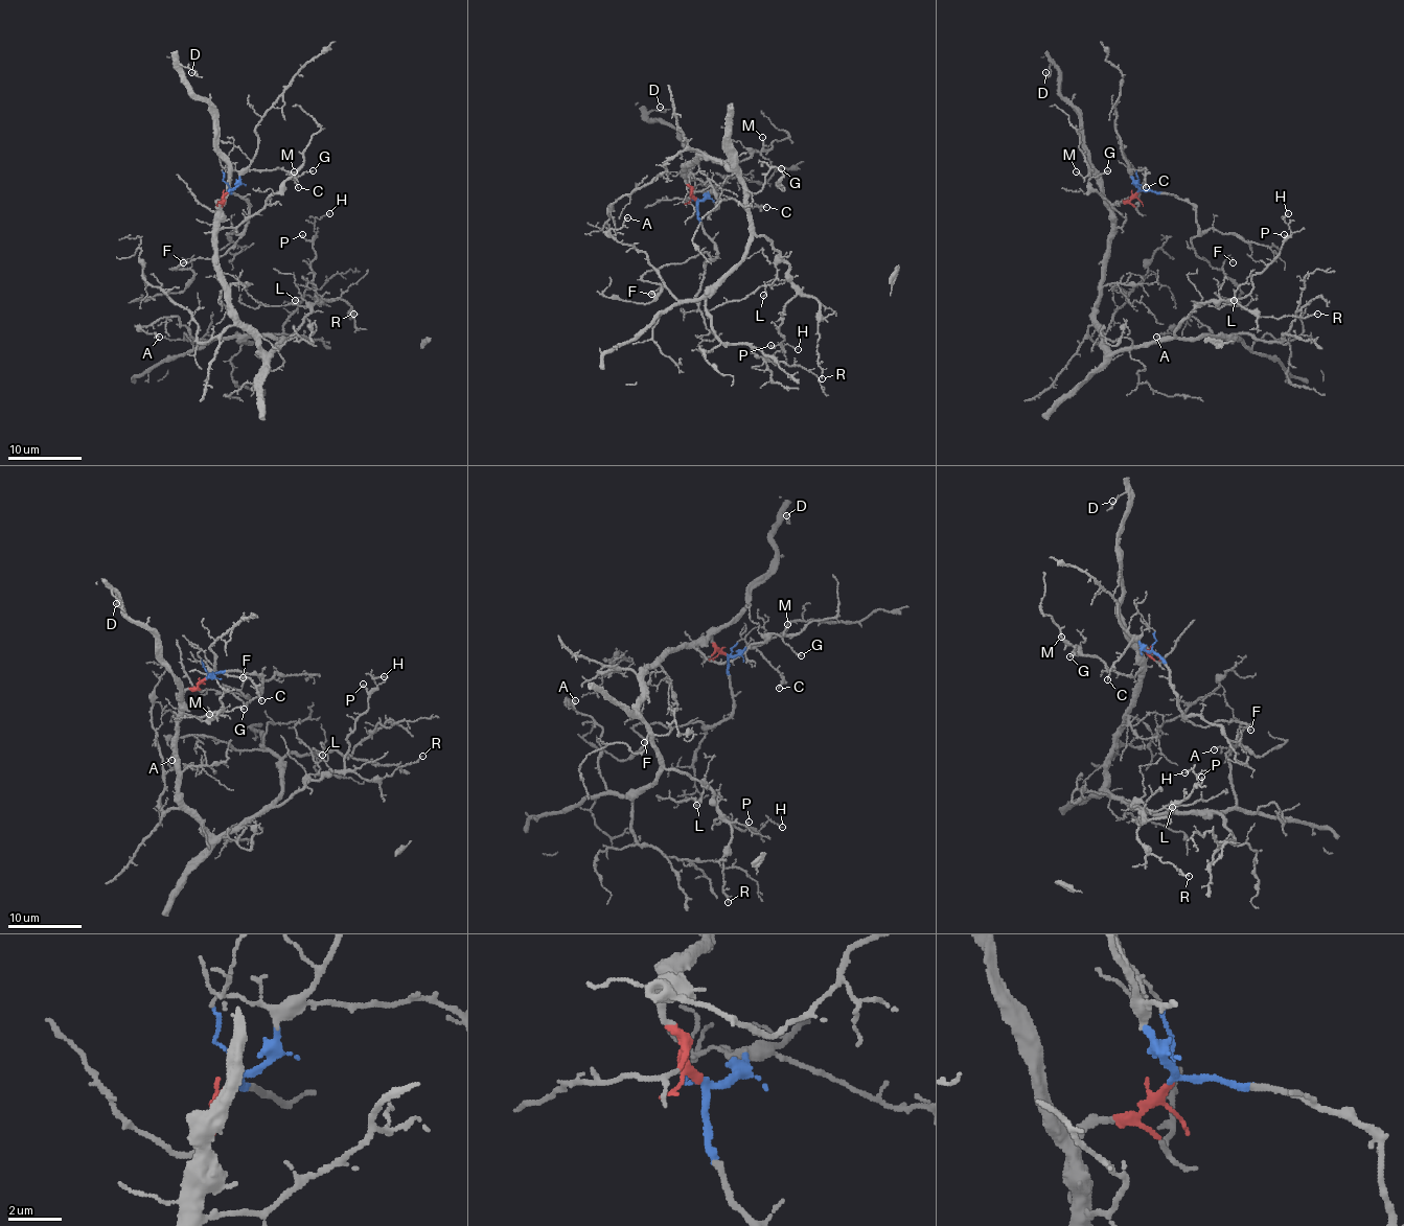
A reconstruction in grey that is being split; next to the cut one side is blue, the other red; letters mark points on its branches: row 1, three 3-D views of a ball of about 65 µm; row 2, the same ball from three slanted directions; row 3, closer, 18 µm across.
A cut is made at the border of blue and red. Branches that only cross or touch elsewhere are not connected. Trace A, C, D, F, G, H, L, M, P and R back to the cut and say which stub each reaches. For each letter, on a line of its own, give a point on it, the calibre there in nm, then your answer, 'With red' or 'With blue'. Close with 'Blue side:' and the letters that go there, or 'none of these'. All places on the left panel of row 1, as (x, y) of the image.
A: Place: (159, 337). Thickness 120 nm. With red
C: Place: (298, 187). Thickness 140 nm. With blue
D: Place: (191, 72). Thickness 60 nm. With red
F: Place: (183, 262). Thickness 80 nm. With blue
G: Place: (313, 170). Thickness 110 nm. With red
H: Place: (329, 213). Thickness 130 nm. With red
L: Place: (295, 300). Thickness 110 nm. With red
M: Place: (294, 171). Thickness 110 nm. With red
P: Place: (302, 234). Thickness 150 nm. With red
R: Place: (353, 314). Thickness 100 nm. With red
Blue side: C, F

